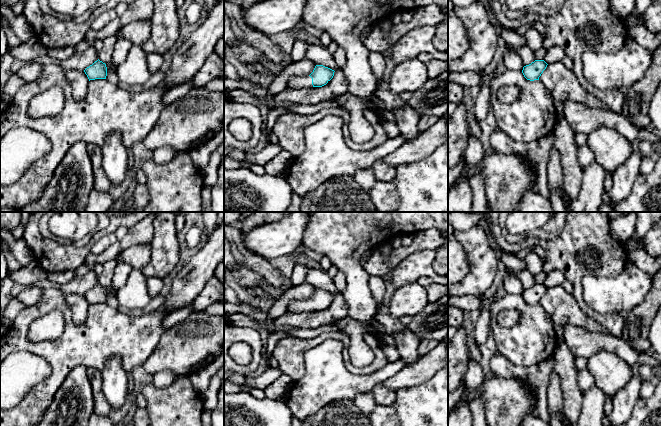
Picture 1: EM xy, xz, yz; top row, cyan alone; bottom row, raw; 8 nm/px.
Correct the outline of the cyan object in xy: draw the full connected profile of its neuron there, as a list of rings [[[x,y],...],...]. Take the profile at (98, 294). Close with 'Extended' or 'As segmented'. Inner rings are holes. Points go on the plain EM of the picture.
[[[98,283],[92,289],[87,291],[84,296],[87,299],[89,305],[95,303],[106,303],[107,291],[105,287]]]. As segmented

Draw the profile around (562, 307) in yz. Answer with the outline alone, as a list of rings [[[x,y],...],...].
[[[562,286],[548,288],[539,305],[549,314],[552,321],[563,328],[569,324],[582,327],[591,333],[611,335],[607,328],[588,317],[578,302]]]

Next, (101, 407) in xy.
[[[87,368],[87,376],[92,387],[94,413],[101,416],[109,416],[111,407],[102,392],[101,371],[96,368]]]

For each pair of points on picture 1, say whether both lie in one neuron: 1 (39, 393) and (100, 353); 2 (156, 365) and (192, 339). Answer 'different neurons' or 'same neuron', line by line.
1: same neuron
2: same neuron

